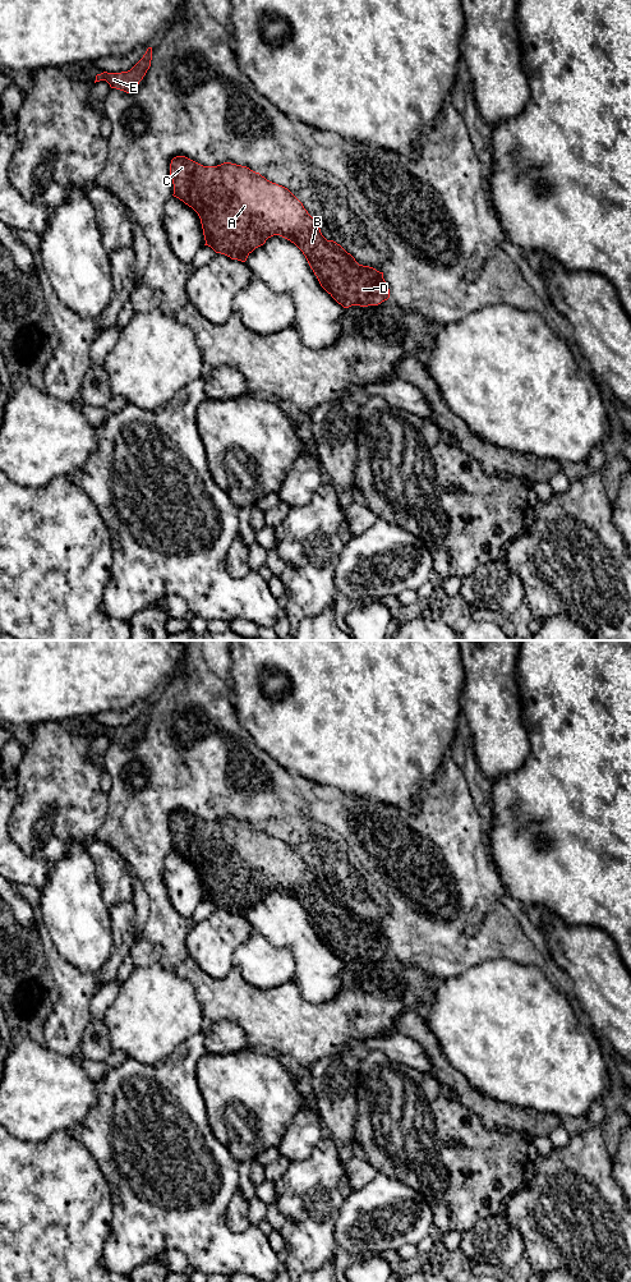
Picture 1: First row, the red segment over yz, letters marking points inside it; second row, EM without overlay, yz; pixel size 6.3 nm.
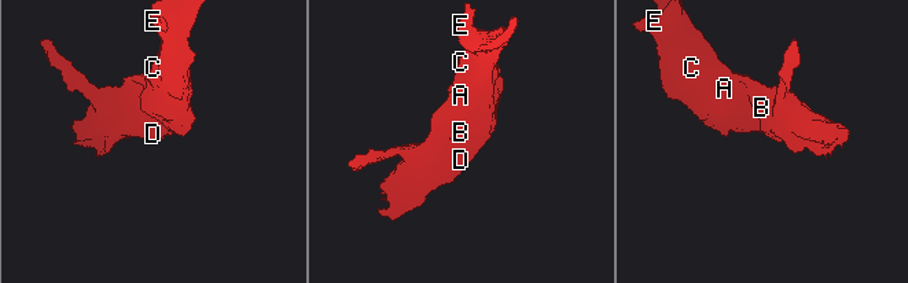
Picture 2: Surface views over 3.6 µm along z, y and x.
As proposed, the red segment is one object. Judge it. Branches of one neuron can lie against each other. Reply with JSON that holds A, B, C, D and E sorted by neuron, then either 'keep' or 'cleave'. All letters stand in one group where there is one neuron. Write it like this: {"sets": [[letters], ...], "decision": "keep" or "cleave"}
{"sets": [["A", "B", "C", "D", "E"]], "decision": "keep"}

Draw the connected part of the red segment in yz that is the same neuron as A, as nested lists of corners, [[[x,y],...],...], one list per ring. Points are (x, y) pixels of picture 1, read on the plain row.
[[[185,810],[171,814],[170,830],[172,850],[198,868],[204,900],[216,907],[245,916],[268,892],[280,890],[303,906],[321,941],[344,962],[378,960],[390,952],[383,927],[359,919],[340,899],[327,895],[316,874],[287,842],[267,835],[247,821],[231,817],[203,821]]]

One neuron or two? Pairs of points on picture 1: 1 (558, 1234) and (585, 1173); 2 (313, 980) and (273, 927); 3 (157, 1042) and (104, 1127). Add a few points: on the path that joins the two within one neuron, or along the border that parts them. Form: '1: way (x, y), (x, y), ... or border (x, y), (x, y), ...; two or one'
1: way (570, 1218), (574, 1189); one
2: way (313, 965), (313, 960), (289, 936); one
3: border (171, 1052), (153, 1064), (128, 1058); two

